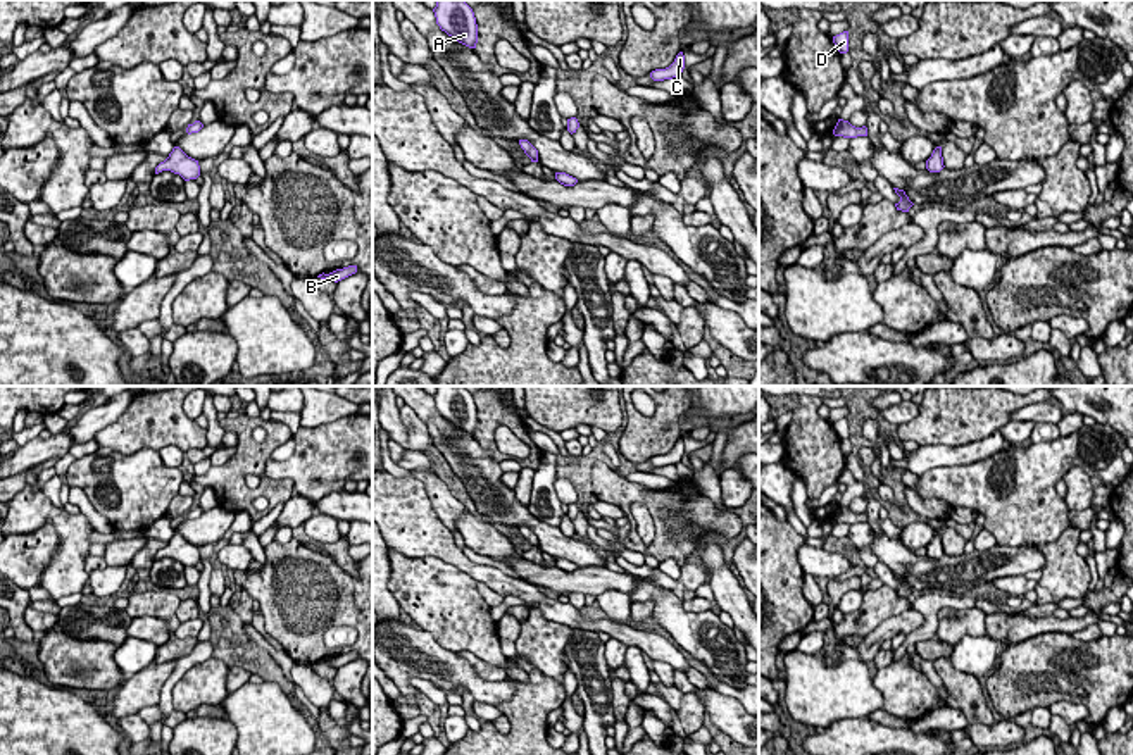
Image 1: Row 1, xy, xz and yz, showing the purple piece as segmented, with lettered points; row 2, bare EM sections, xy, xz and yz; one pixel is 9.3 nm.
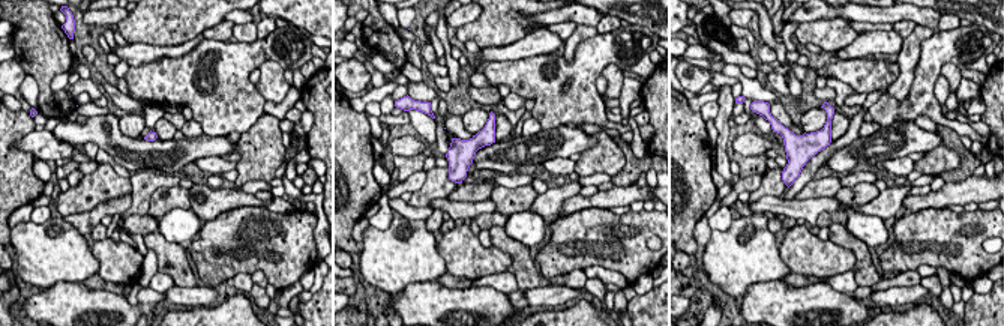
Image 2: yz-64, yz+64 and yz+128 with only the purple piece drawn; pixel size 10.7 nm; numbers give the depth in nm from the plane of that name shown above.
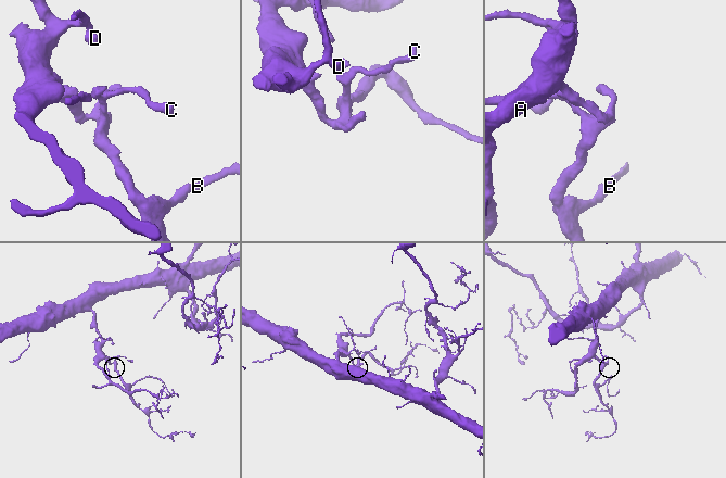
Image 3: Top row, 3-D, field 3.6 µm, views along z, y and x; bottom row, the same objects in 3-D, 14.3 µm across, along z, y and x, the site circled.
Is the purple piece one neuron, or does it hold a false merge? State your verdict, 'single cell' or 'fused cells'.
fused cells

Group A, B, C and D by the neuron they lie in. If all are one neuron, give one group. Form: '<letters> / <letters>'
A D / B C

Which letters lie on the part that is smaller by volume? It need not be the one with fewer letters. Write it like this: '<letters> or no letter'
B, C

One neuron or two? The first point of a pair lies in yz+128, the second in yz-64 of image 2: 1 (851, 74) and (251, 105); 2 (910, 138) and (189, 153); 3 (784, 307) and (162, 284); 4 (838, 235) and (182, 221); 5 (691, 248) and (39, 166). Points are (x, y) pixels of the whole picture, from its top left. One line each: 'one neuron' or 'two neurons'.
1: one neuron
2: one neuron
3: two neurons
4: two neurons
5: two neurons

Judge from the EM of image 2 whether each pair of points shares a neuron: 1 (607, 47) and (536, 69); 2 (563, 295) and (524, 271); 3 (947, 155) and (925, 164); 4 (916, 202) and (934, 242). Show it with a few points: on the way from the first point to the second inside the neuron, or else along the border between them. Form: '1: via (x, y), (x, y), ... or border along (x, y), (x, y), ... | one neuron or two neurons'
1: via (589, 63), (577, 75), (550, 83) | one neuron
2: border along (538, 286), (524, 290) | two neurons
3: via (941, 158), (931, 162) | one neuron
4: border along (947, 206), (923, 208), (907, 214) | two neurons

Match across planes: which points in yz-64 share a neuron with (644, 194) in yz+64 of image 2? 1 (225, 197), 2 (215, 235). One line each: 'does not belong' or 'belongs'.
1: belongs
2: does not belong

